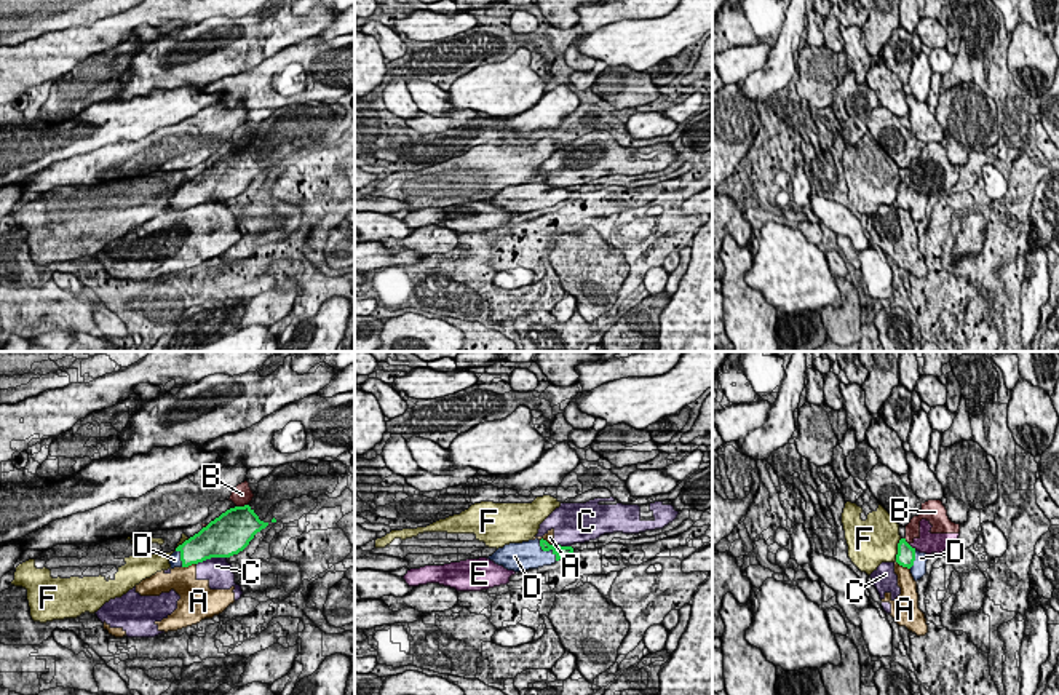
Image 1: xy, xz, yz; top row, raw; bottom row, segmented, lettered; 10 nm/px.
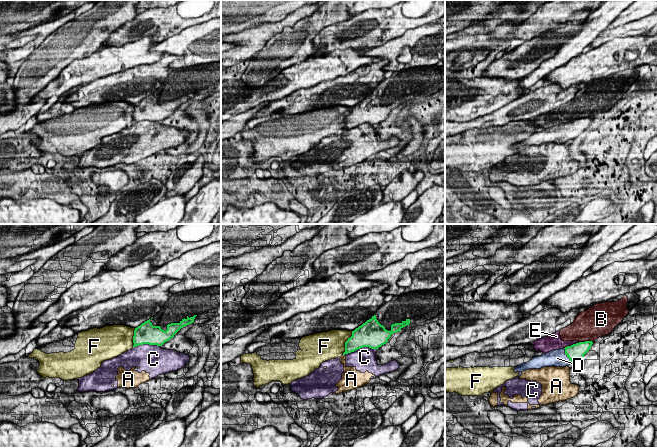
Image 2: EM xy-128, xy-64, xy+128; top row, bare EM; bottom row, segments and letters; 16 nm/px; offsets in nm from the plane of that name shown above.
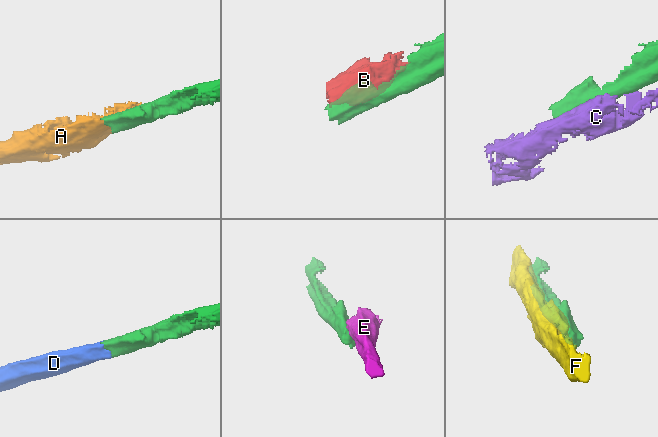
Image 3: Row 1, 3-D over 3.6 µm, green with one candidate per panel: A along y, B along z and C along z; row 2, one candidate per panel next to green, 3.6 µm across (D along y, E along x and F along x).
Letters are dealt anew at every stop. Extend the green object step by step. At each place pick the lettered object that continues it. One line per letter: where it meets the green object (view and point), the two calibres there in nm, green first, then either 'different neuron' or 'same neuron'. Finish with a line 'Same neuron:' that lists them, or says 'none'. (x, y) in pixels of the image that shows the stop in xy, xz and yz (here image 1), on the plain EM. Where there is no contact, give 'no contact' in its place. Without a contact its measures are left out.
A: xy (189, 206) | 280/280 nm | different neuron
B: xy (241, 149) | 400/200 nm | different neuron
C: xy (211, 198) | 400/280 nm | different neuron
D: xz (547, 192) | 130/280 nm | same neuron
E: yz (911, 189) | 190/200 nm | different neuron
F: yz (898, 192) | 190/460 nm | different neuron
Same neuron: D

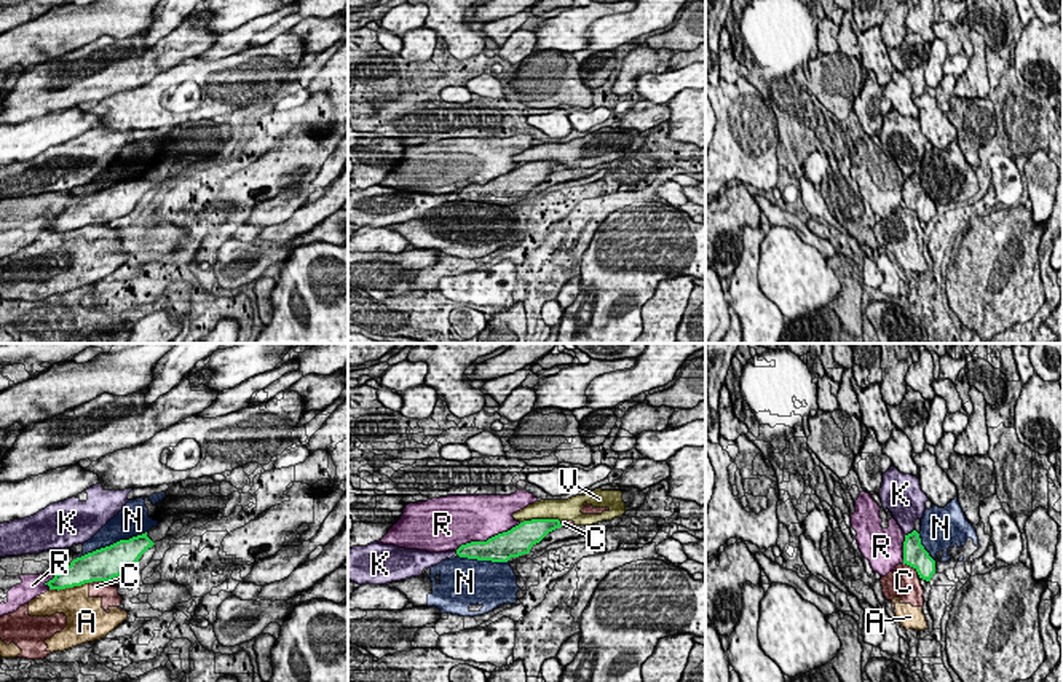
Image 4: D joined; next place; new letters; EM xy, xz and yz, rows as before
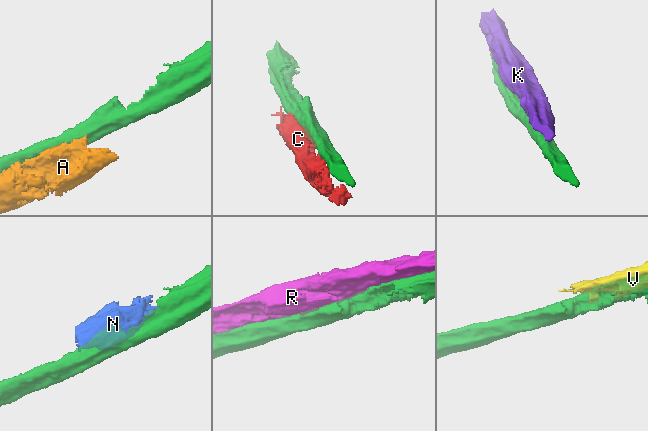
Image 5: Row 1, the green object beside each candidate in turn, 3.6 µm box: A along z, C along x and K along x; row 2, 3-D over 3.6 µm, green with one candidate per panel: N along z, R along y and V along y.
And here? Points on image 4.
A: xy (69, 229) | 280/320 nm | different neuron
C: yz (913, 210) | 240/320 nm | different neuron
K: yz (908, 176) | 240/280 nm | different neuron
N: xy (110, 187) | 320/280 nm | different neuron
R: xz (489, 181) | 280/480 nm | different neuron
V: xz (540, 162) | 280/220 nm | different neuron
Same neuron: none

